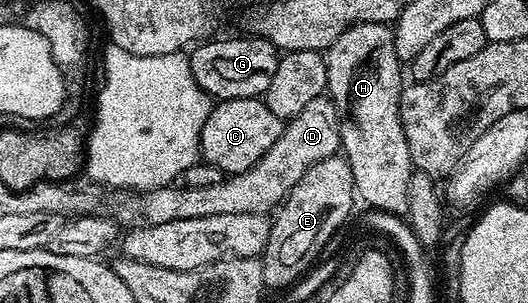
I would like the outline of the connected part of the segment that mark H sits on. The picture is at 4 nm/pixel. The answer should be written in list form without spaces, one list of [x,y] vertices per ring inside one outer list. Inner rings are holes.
[[[358,22],[356,26],[348,26],[339,36],[339,40],[335,40],[335,44],[329,46],[325,54],[327,94],[337,105],[337,112],[340,115],[341,150],[351,168],[356,197],[360,201],[362,198],[367,204],[366,207],[374,211],[405,216],[409,213],[407,192],[415,167],[401,123],[403,63],[395,52],[393,32],[394,27],[383,22]]]

